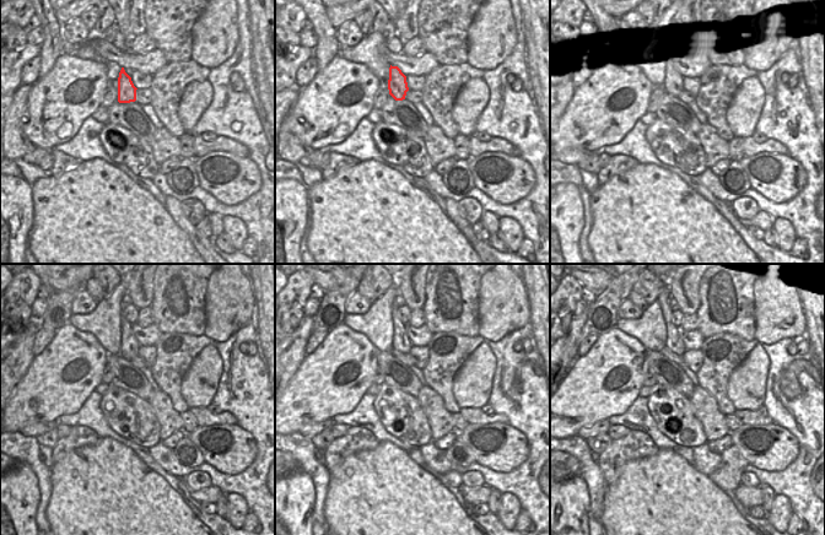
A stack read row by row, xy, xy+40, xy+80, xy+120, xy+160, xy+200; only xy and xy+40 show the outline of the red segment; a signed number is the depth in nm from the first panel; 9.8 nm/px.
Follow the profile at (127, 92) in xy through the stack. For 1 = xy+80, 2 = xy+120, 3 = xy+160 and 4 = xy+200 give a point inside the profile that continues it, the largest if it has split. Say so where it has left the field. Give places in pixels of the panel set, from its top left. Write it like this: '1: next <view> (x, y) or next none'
1: next xy+80 (673, 84)
2: next xy+120 (128, 347)
3: next xy+160 (400, 341)
4: next xy+200 (674, 334)

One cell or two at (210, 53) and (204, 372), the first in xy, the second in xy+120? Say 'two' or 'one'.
two

